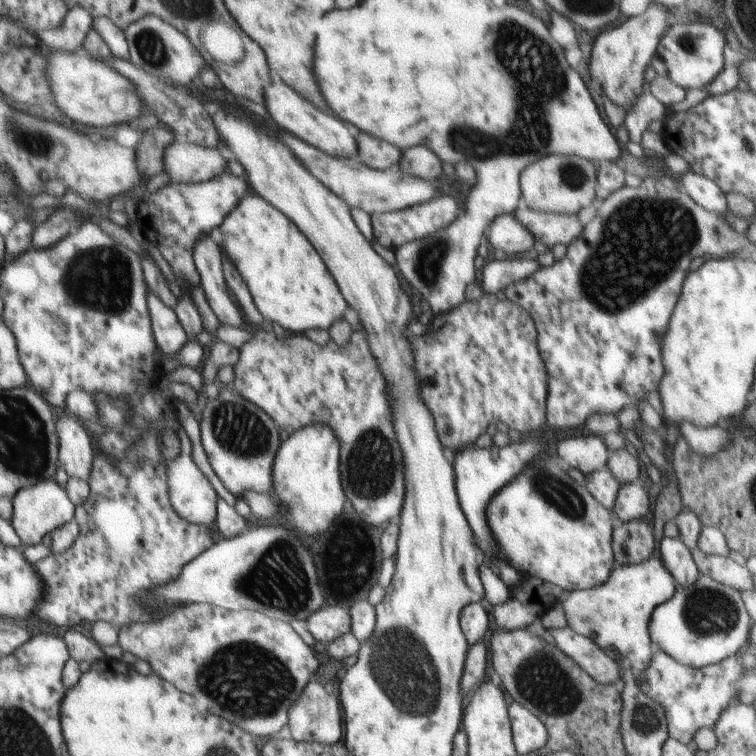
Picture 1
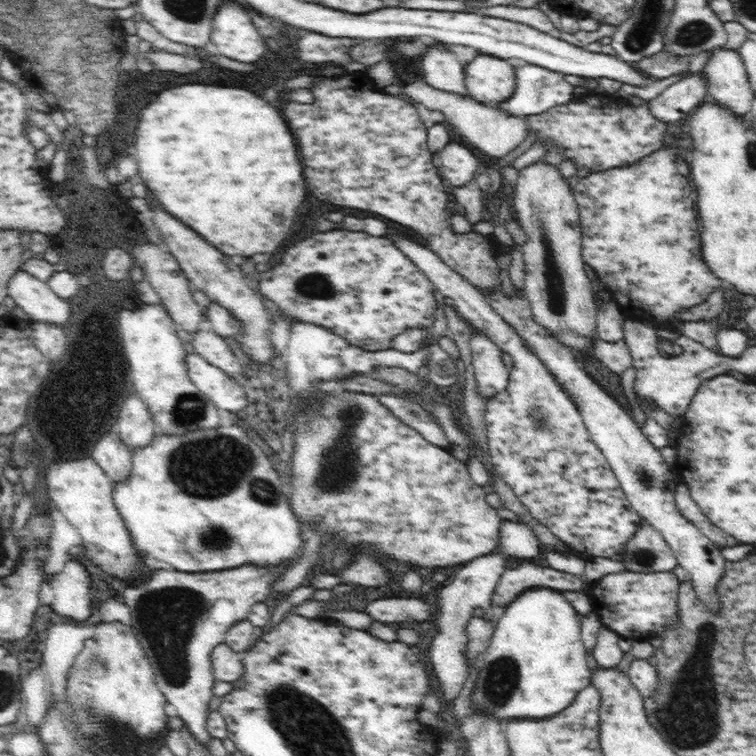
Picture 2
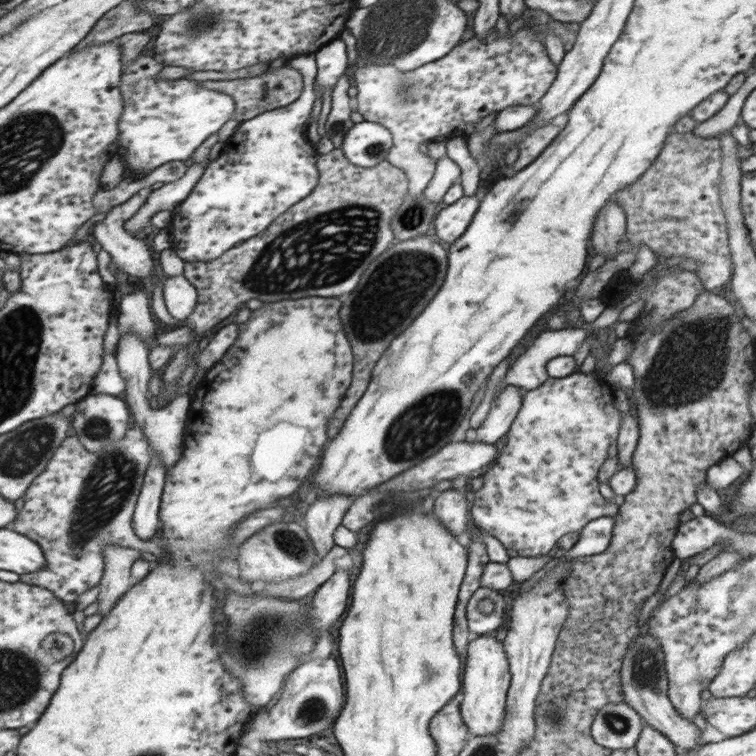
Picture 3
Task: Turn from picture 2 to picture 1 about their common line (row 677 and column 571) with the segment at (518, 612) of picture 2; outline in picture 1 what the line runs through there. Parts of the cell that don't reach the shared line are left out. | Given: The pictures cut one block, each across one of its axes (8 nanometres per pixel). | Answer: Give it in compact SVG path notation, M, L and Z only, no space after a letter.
M544 454L540 456L536 462L532 462L528 468L524 468L510 484L506 484L504 488L498 490L498 494L494 496L494 500L488 502L488 522L492 524L492 532L496 532L496 538L502 542L498 544L502 550L502 556L508 558L508 566L516 568L516 572L526 574L527 576L535 576L536 579L544 580L544 582L552 582L560 588L567 591L586 590L599 584L604 584L610 576L611 570L615 567L614 552L612 552L612 520L610 519L610 511L604 508L600 502L596 502L590 492L586 490L584 484L576 482L567 472L567 467L562 463L557 454Z

